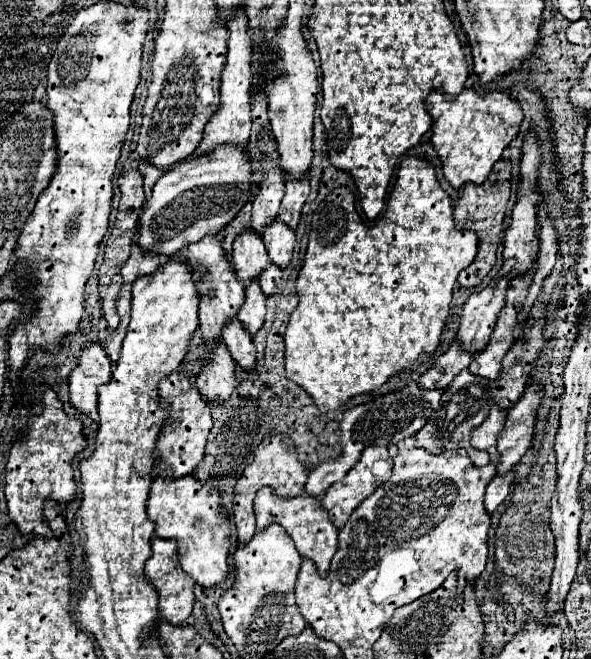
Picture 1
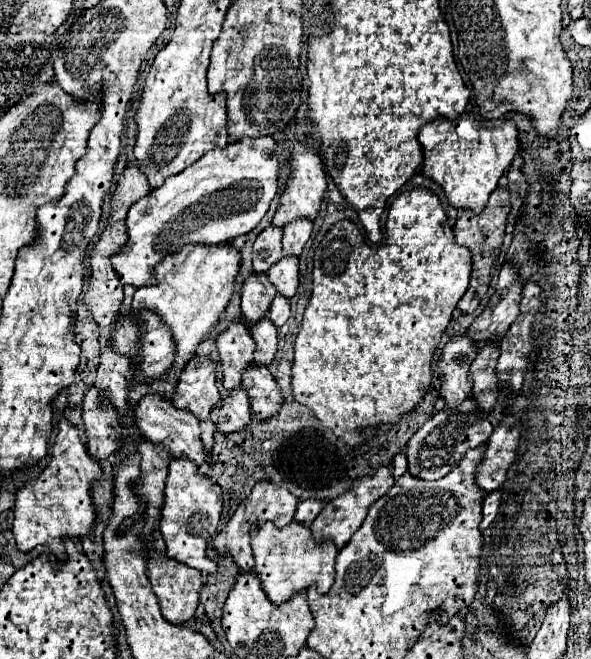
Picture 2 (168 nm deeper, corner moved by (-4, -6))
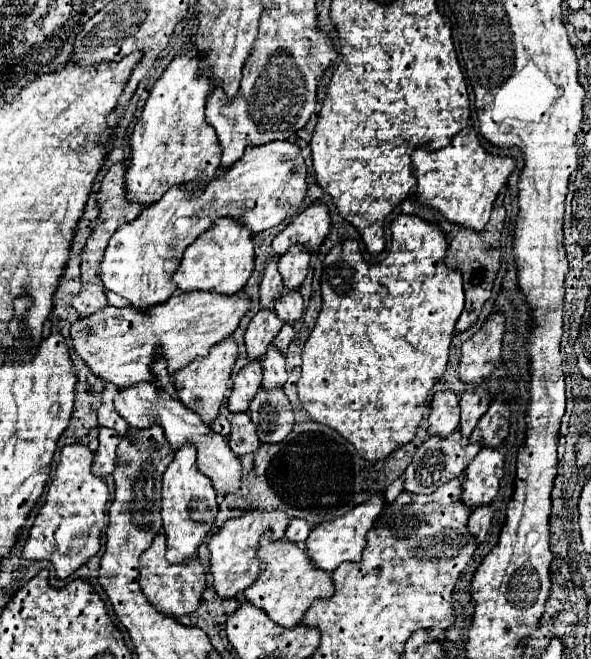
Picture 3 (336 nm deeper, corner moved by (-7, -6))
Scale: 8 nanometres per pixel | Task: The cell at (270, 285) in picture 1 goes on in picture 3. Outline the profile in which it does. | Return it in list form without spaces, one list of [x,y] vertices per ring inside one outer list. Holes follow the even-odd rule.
[[[285,323],[283,327],[281,327],[281,331],[279,331],[279,335],[275,337],[275,345],[279,347],[279,351],[285,351],[287,347],[289,347],[289,343],[291,343],[291,339],[293,339],[293,325],[289,325],[289,323]]]

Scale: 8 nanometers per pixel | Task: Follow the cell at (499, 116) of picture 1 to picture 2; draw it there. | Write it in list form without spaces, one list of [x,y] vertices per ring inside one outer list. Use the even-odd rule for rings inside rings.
[[[446,119],[430,121],[418,133],[422,145],[422,175],[438,183],[448,203],[456,209],[468,209],[472,213],[482,213],[488,203],[490,193],[498,187],[498,179],[512,165],[518,151],[518,131],[514,121],[500,121],[494,131],[480,131],[478,141],[464,141],[454,133],[454,125]]]

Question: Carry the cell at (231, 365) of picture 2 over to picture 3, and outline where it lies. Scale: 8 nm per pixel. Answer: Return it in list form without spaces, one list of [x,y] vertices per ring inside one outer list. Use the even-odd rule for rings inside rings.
[[[249,359],[247,365],[235,375],[233,389],[227,401],[231,413],[249,411],[249,403],[255,397],[255,391],[261,387],[261,361]]]

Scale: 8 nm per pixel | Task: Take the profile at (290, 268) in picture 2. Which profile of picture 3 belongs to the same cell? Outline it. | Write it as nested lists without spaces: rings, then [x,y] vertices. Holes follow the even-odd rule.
[[[297,289],[285,291],[279,299],[275,299],[275,311],[277,311],[277,317],[281,321],[295,323],[301,317],[301,311],[303,311],[303,297],[301,297],[301,293]]]

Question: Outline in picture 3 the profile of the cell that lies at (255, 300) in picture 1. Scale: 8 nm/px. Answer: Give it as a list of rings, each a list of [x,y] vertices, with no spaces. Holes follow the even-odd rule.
[[[271,345],[267,349],[267,355],[263,355],[261,365],[263,365],[263,387],[271,389],[271,387],[279,387],[287,381],[285,355],[275,345]]]

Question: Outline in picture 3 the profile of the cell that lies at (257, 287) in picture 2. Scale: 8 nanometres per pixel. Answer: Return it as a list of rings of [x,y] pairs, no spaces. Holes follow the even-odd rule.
[[[259,309],[259,313],[251,319],[247,331],[245,331],[245,345],[247,345],[247,357],[259,359],[279,333],[283,321],[275,315],[275,309]]]

